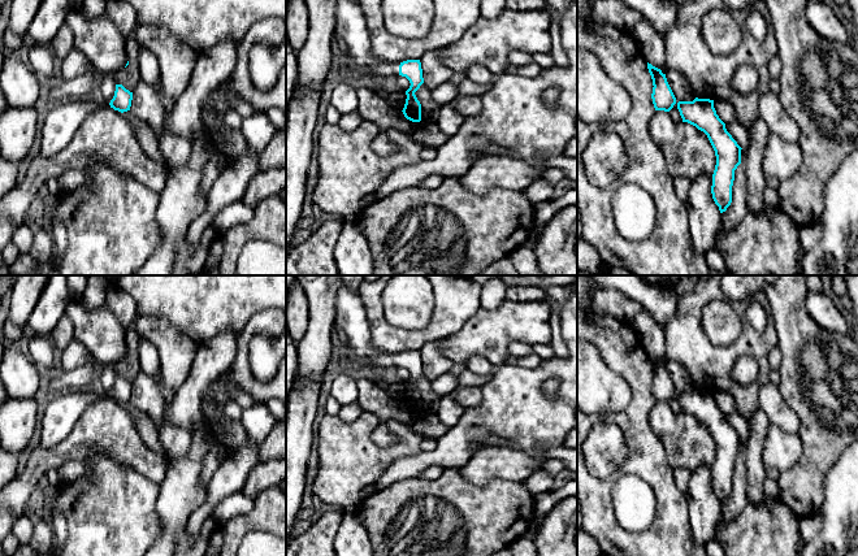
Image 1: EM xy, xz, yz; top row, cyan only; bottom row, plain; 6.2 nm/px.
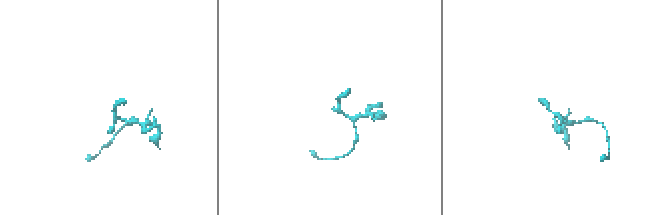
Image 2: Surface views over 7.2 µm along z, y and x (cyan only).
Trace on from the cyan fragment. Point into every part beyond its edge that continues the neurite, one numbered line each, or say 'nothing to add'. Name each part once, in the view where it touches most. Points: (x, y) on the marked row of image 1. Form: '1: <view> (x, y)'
1: xz (350, 22)

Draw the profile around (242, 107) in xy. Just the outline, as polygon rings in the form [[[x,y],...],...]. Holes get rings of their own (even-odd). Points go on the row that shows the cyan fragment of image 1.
[[[234,96],[231,99],[231,105],[233,109],[237,110],[243,118],[248,118],[256,112],[256,109],[252,105],[250,105],[246,100],[243,100],[239,96]]]

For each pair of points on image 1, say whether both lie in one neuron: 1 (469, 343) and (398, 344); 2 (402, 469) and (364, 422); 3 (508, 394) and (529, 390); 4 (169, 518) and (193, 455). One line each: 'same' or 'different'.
1: different
2: different
3: same
4: same

